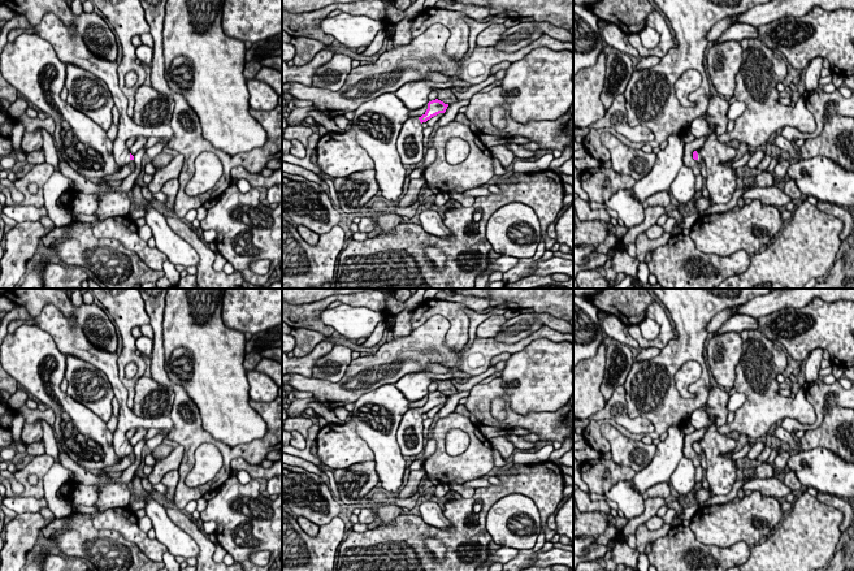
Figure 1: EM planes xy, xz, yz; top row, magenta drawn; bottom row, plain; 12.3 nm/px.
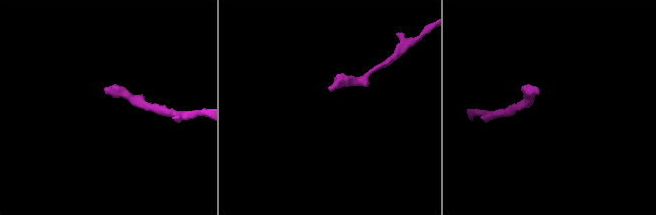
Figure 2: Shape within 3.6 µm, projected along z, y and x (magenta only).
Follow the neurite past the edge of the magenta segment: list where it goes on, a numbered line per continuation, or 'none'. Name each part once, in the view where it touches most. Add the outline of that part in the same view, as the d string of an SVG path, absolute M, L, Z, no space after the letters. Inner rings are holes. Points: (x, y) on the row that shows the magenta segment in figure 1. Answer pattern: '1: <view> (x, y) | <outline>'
1: yz (720, 184) | M703 114L693 120L689 131L694 138L706 138L703 146L697 150L697 153L698 161L703 160L706 164L708 196L694 199L693 206L697 212L702 212L710 206L729 203L737 190L737 169L728 168L725 164L737 160L736 148L718 140L718 135L711 130Z

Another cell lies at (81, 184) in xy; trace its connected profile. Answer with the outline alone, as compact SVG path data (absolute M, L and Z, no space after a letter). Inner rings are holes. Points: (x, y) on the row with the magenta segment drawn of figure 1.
M58 161L61 173L74 183L74 190L83 194L95 194L99 190L99 185L81 174L69 166L66 161Z

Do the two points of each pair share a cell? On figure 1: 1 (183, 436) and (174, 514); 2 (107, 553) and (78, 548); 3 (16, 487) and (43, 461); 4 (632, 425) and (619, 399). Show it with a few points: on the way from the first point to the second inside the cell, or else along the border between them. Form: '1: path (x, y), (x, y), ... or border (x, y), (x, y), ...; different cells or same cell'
1: border (176, 506), (181, 510); different cells
2: path (100, 548), (85, 548); same cell
3: border (13, 474), (24, 487), (21, 494); different cells
4: path (625, 419), (619, 412), (619, 406); same cell

